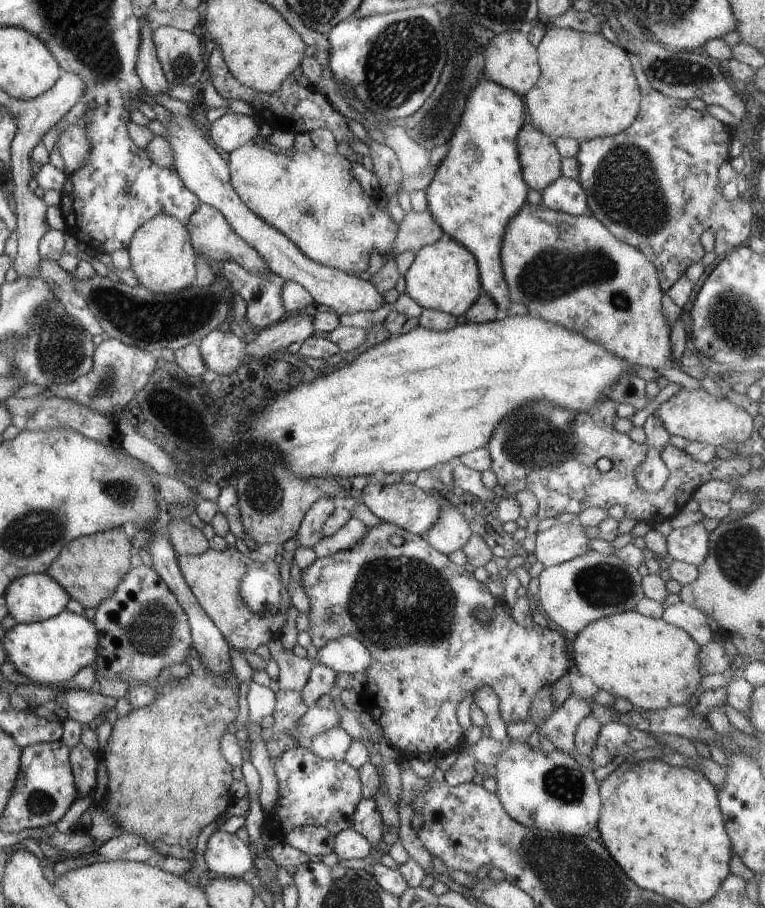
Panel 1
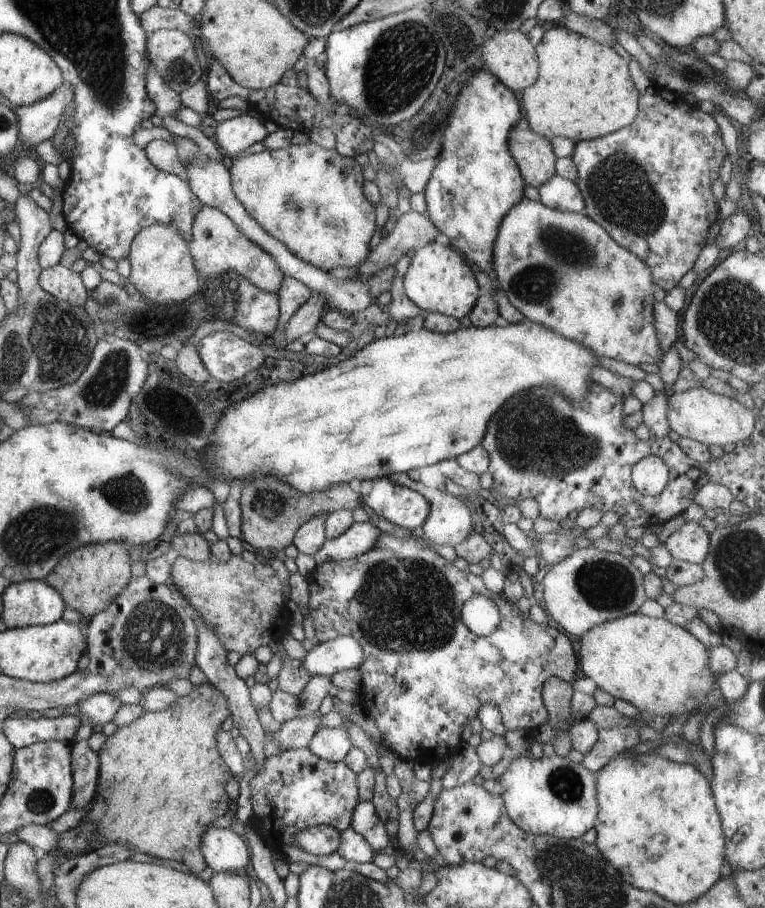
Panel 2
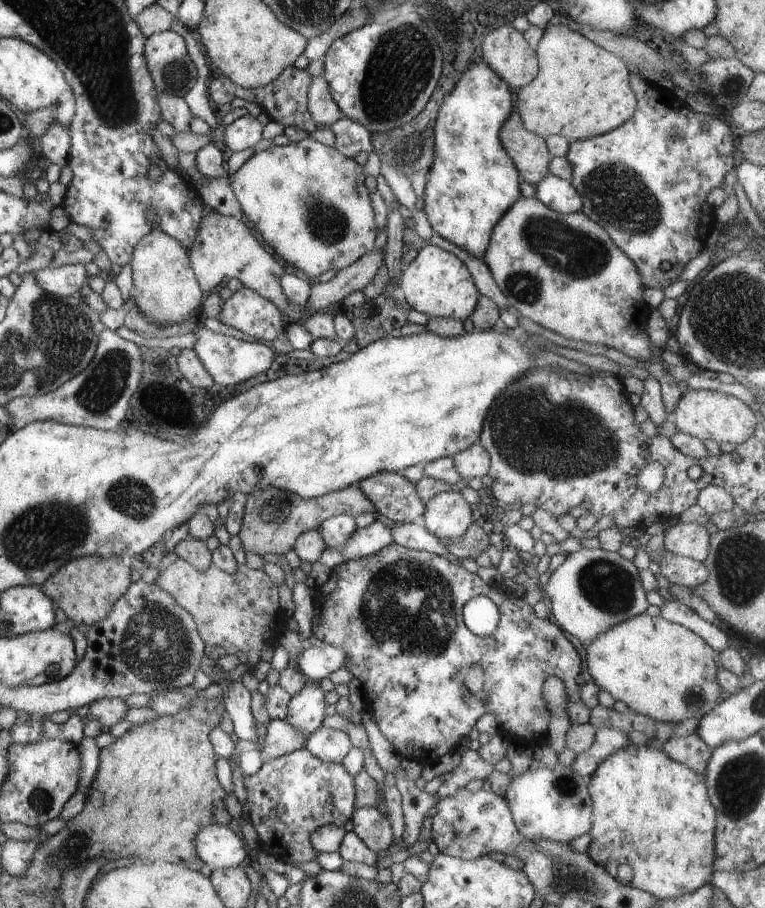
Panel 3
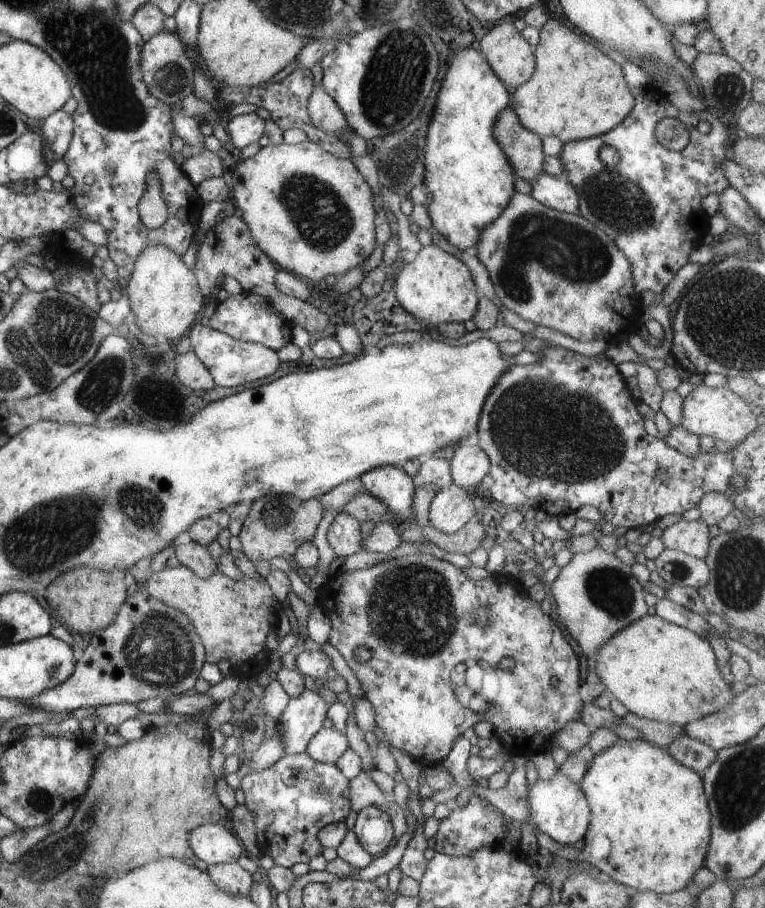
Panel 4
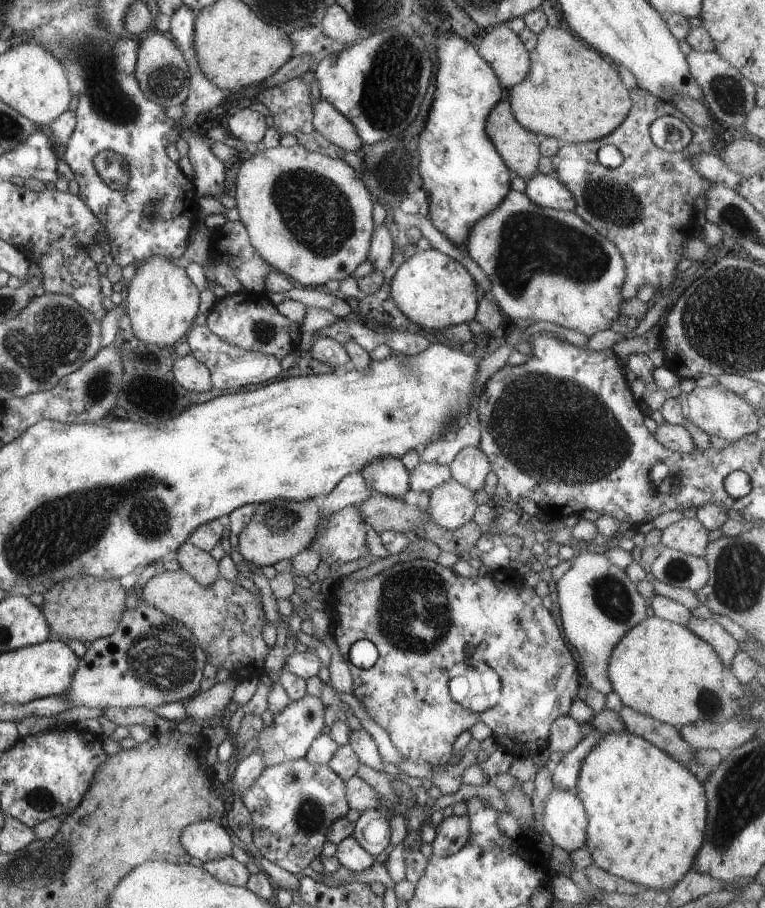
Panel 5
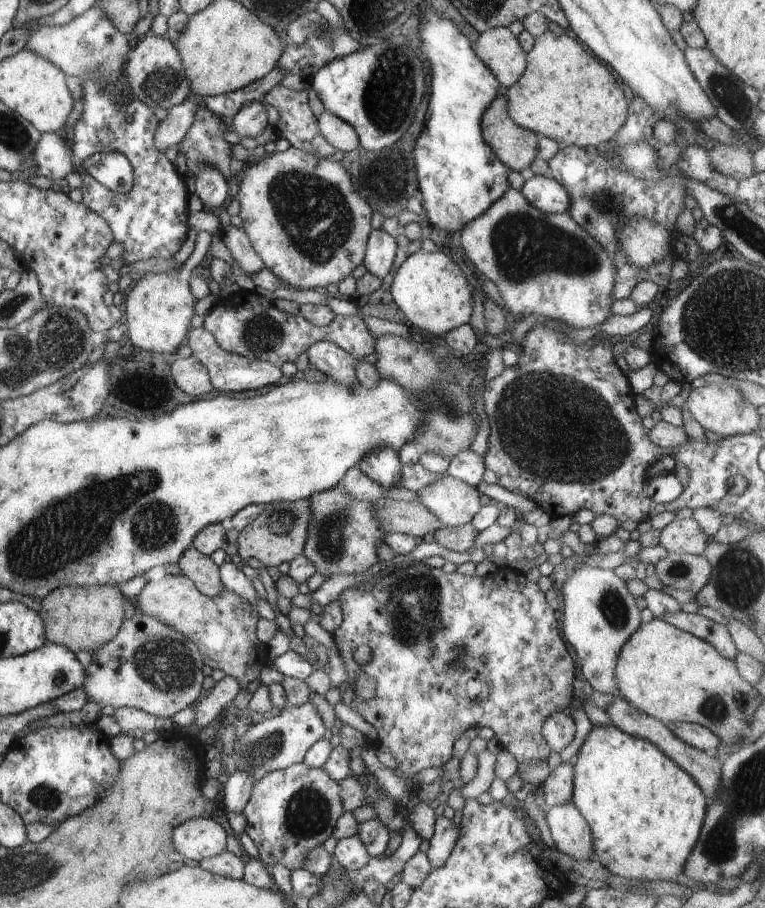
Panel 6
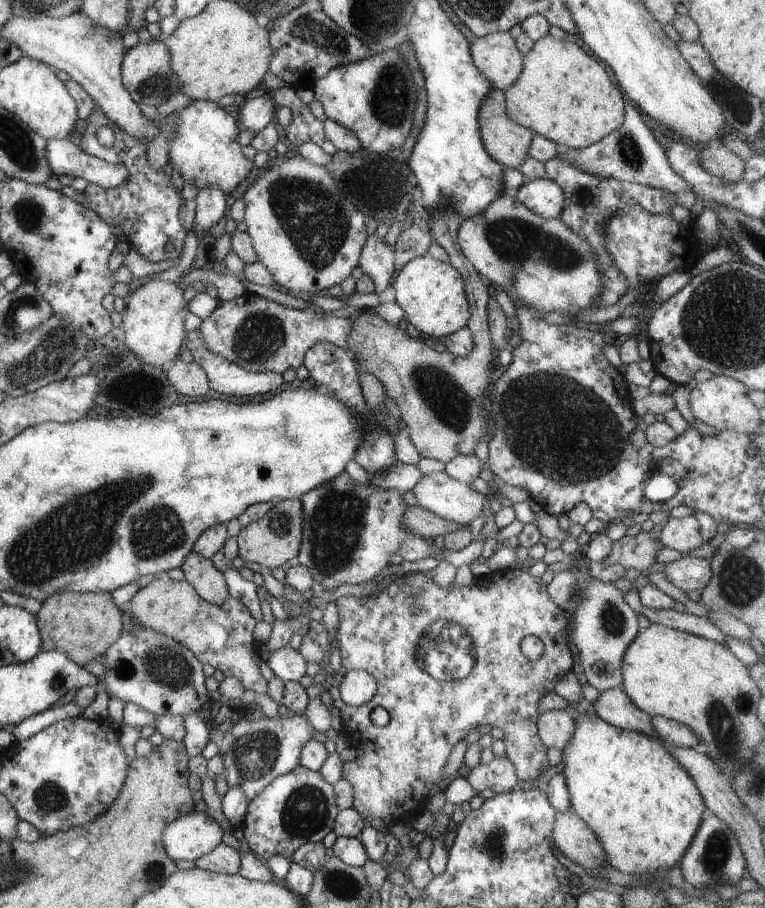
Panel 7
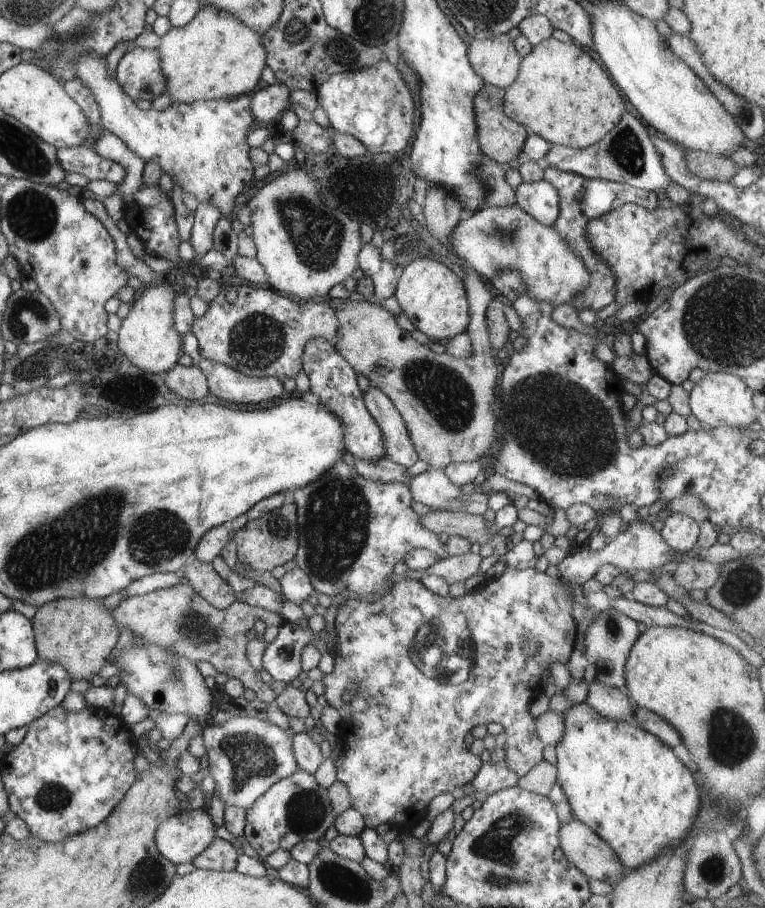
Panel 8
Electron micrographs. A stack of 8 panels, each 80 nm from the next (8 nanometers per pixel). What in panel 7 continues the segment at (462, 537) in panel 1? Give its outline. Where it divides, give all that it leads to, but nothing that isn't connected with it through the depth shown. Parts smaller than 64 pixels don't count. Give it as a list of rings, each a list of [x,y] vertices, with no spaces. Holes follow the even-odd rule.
[[[444,471],[424,475],[414,485],[412,492],[420,507],[459,525],[469,525],[475,518],[482,515],[484,504],[488,499],[482,493],[470,488],[469,484],[450,478]]]

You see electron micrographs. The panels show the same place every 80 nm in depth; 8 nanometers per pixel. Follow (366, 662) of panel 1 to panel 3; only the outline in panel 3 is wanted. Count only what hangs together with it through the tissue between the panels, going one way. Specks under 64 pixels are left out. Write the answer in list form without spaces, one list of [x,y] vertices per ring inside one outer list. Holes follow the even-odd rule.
[[[327,643],[320,648],[312,647],[304,650],[297,660],[300,671],[309,680],[316,681],[328,678],[330,674],[346,666],[346,662],[348,662],[348,656],[344,648]]]

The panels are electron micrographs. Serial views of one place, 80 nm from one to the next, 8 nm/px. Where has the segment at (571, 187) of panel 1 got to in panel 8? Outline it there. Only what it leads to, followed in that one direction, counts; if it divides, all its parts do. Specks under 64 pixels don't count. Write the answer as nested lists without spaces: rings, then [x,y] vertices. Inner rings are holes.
[[[544,179],[520,183],[515,188],[516,204],[545,227],[552,227],[559,215],[559,194]]]

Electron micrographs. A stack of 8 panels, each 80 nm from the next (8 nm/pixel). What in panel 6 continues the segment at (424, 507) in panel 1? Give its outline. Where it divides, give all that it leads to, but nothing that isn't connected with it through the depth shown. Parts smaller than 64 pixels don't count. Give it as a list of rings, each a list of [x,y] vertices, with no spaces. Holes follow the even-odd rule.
[[[382,448],[376,452],[368,452],[366,458],[362,458],[357,466],[370,480],[389,491],[398,484],[404,465],[394,448]]]

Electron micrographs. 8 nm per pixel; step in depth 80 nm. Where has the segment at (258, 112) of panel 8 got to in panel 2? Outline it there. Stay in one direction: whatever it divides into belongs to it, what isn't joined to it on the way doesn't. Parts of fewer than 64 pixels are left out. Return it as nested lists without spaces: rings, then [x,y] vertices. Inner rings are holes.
[[[242,112],[236,118],[224,120],[215,128],[216,144],[225,150],[227,158],[244,153],[250,146],[263,142],[268,132],[255,112]]]

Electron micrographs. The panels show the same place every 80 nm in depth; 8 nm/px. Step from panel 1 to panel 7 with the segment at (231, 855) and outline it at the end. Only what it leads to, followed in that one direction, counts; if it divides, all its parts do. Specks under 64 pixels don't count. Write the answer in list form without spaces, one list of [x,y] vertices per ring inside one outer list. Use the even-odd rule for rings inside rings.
[[[192,811],[180,815],[163,828],[161,841],[165,853],[177,863],[179,860],[196,860],[222,843],[223,829],[206,811]]]

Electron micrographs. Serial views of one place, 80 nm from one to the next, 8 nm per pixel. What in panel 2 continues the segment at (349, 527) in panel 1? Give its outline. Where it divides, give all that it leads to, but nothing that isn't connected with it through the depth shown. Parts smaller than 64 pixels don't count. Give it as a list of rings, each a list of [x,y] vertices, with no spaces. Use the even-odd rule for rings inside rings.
[[[354,522],[342,536],[334,538],[334,540],[326,540],[322,544],[322,548],[314,554],[314,560],[317,566],[322,566],[326,562],[332,560],[345,560],[366,554],[368,550],[372,550],[378,540],[380,540],[382,532],[370,524],[370,522]]]

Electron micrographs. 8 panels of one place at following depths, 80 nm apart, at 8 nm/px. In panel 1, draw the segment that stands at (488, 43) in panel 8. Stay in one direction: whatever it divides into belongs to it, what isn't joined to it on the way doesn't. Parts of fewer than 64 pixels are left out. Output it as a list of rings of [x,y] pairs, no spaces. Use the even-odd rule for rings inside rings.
[[[521,31],[496,35],[495,38],[492,38],[492,42],[488,44],[488,48],[484,52],[484,58],[486,58],[484,78],[512,90],[520,97],[528,94],[540,79],[541,69],[538,52]]]

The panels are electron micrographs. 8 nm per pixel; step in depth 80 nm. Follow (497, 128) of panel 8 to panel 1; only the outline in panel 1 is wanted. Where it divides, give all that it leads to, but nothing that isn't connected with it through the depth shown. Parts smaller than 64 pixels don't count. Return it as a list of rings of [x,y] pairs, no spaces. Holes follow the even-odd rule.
[[[524,124],[516,136],[520,152],[522,177],[529,190],[542,192],[562,176],[562,156],[556,151],[555,141],[539,132],[532,124]]]

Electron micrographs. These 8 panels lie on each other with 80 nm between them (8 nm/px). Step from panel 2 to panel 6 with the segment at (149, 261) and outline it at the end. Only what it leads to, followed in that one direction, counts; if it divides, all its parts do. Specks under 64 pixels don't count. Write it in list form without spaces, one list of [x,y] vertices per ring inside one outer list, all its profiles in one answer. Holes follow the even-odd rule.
[[[190,268],[176,272],[148,272],[140,276],[124,295],[123,322],[128,330],[128,338],[136,348],[146,352],[170,355],[185,343],[191,330],[191,320],[195,316],[197,296],[192,295],[189,285]]]

